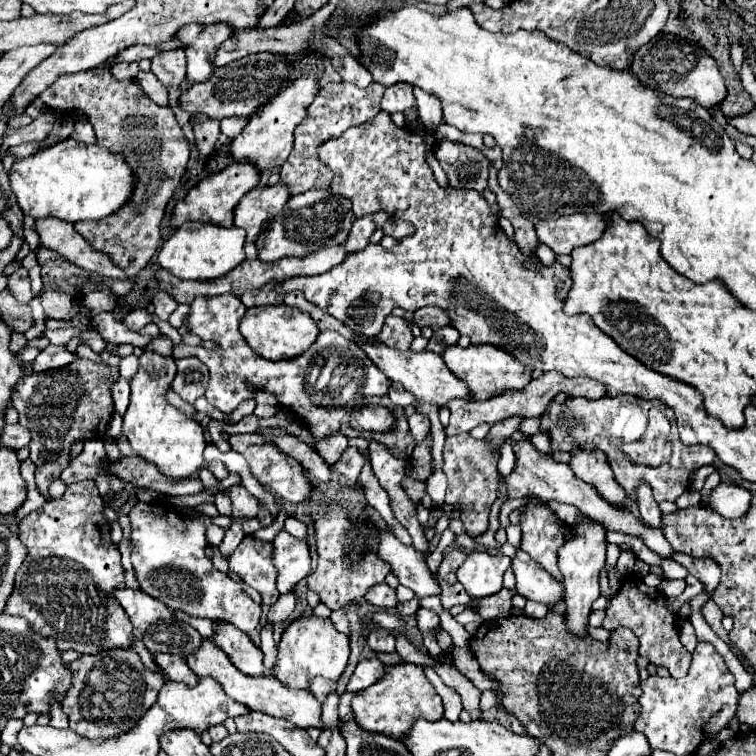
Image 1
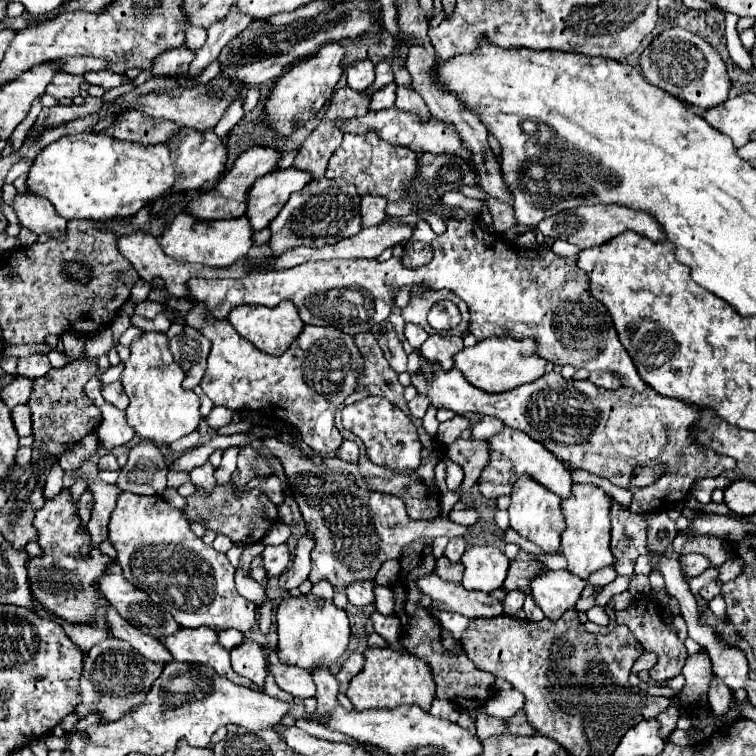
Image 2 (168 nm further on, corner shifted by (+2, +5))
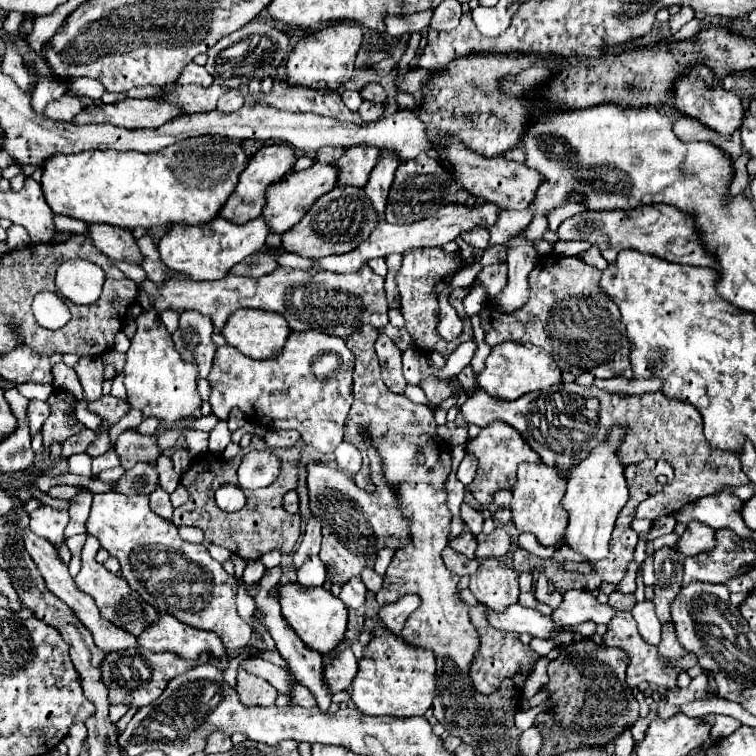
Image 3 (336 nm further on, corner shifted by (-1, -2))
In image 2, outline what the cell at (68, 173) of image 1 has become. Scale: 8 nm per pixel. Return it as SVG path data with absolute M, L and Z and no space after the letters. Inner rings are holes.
M181 128L175 136L171 136L169 142L165 144L155 144L155 146L141 146L135 142L123 142L111 136L95 136L89 132L87 140L81 140L81 134L75 136L63 136L49 146L45 146L27 178L27 188L31 192L37 192L45 196L57 210L67 220L73 218L87 218L87 220L111 220L111 218L127 218L135 216L143 206L165 198L169 194L177 192L207 192L211 190L223 176L225 172L225 162L227 162L227 146L223 140L215 134L213 128L207 130L195 130L195 128Z

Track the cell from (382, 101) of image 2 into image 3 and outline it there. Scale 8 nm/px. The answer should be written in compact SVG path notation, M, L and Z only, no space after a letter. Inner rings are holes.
M364 101L358 113L360 113L360 117L364 119L364 123L370 123L370 121L378 121L378 119L384 115L384 109L386 109L386 105L384 105L384 103Z

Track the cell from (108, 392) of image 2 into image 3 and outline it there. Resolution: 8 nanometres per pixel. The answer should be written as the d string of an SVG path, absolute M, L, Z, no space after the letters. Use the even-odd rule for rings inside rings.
M102 395L98 401L90 403L88 409L90 409L92 413L104 417L110 425L114 425L114 423L118 423L118 421L128 413L130 407L128 407L126 401L114 397L114 395Z

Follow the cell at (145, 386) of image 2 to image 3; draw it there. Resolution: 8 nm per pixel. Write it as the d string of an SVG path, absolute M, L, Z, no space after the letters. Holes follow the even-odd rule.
M154 311L142 313L138 319L138 329L132 345L126 353L124 365L124 385L128 393L128 405L142 411L142 419L158 419L162 425L176 425L186 417L192 417L200 409L200 395L196 389L198 369L192 363L180 359L174 349L172 337L162 323L158 323Z

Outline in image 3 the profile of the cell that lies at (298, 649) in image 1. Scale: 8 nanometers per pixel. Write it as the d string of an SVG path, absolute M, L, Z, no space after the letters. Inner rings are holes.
M298 583L280 587L280 595L282 595L280 599L282 617L286 619L286 625L294 629L298 639L302 639L302 643L320 653L330 653L342 643L348 625L348 609L338 597L334 597L330 591L322 587L304 589Z

